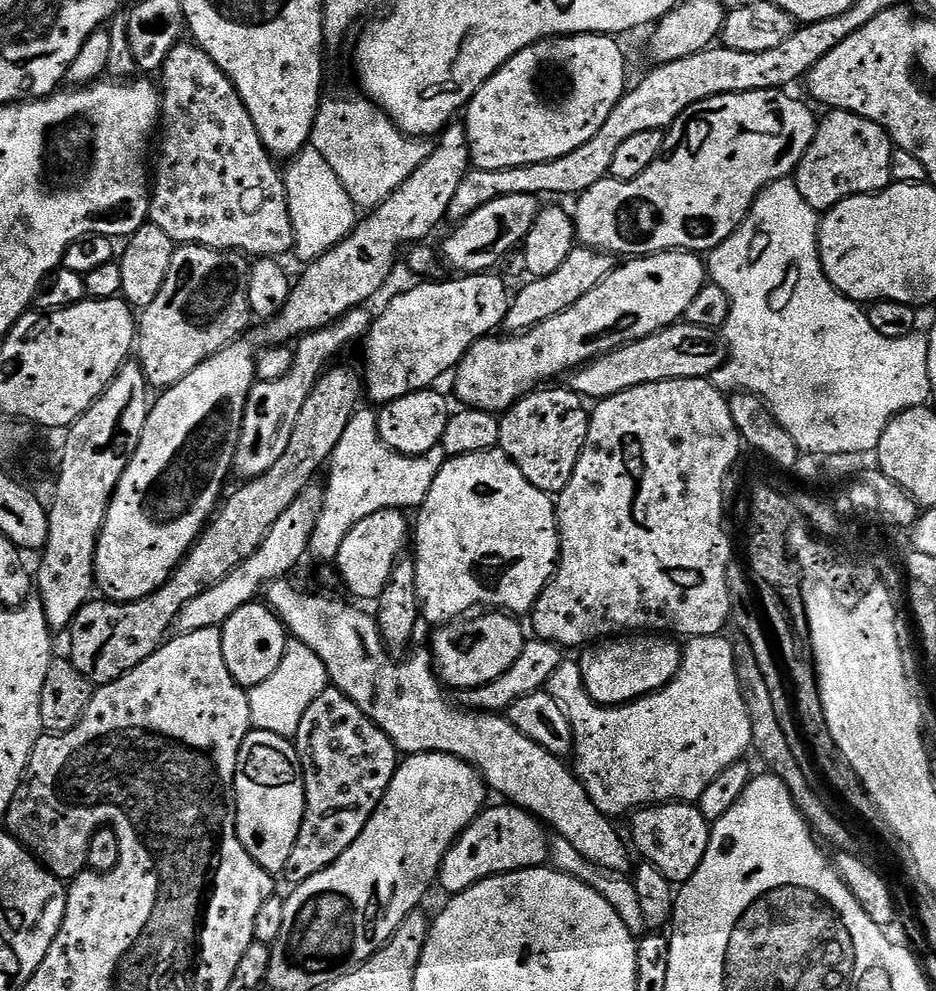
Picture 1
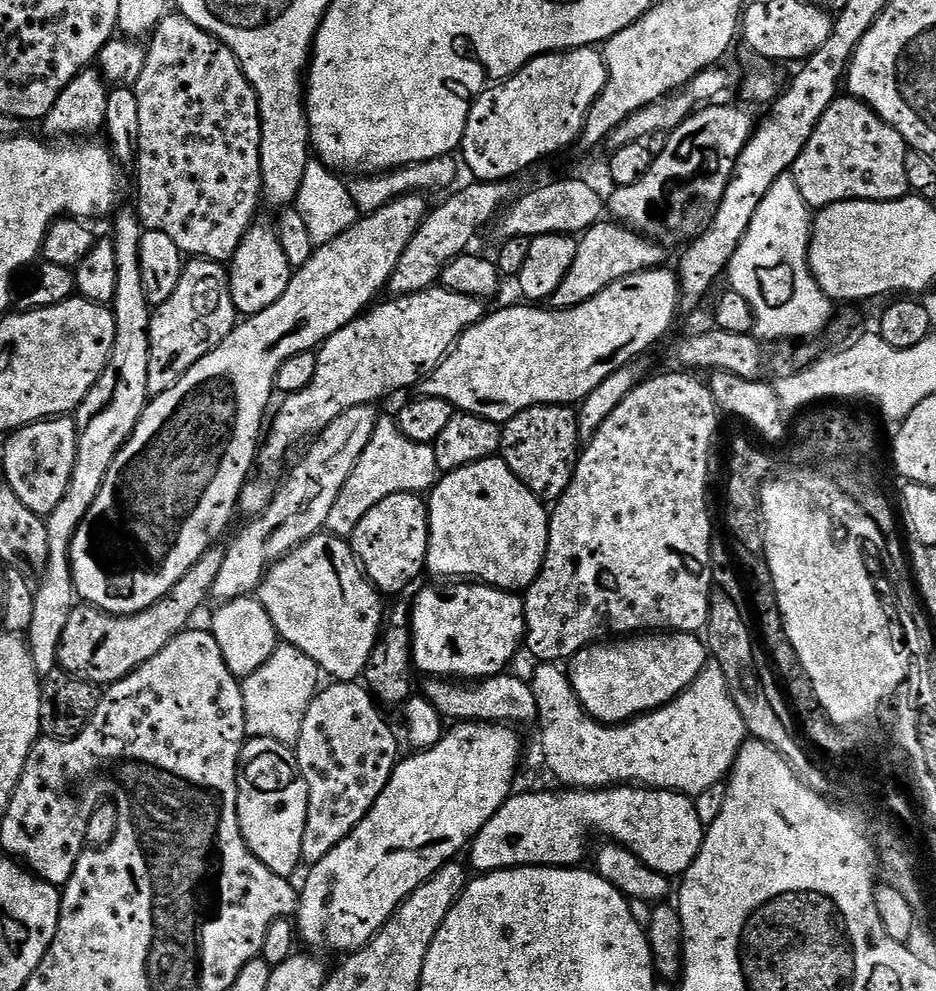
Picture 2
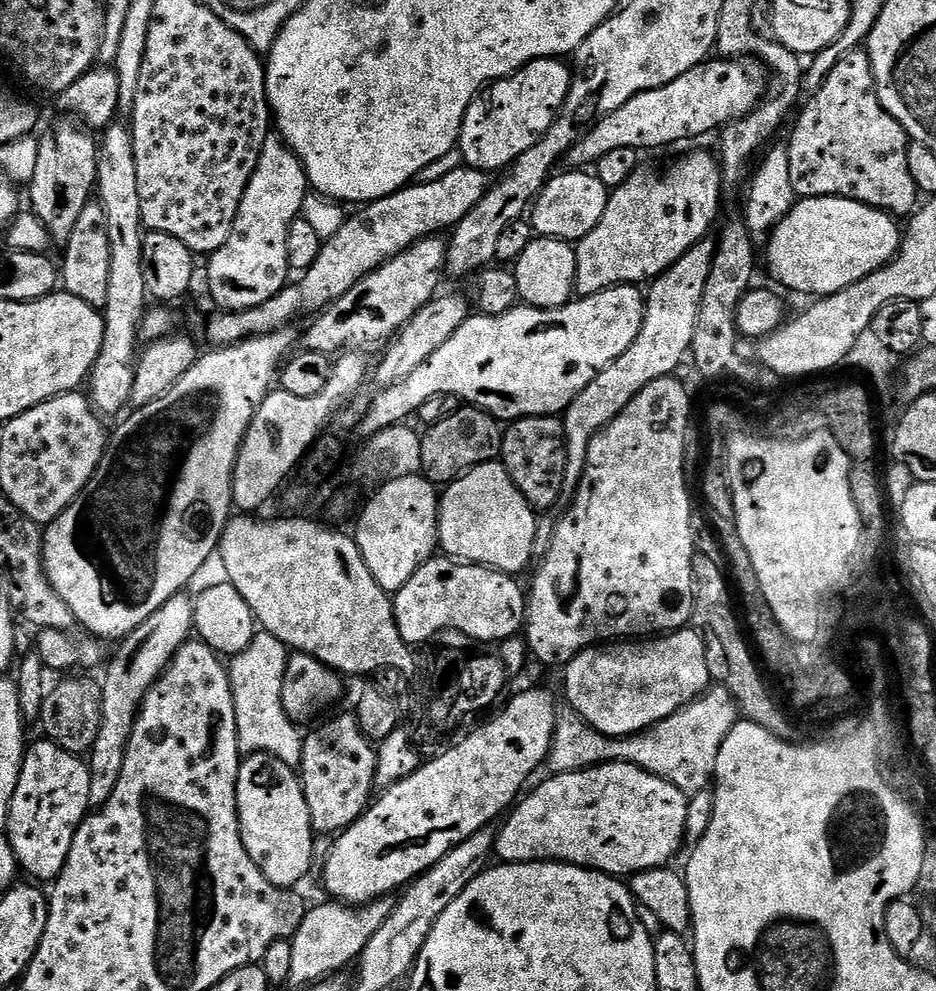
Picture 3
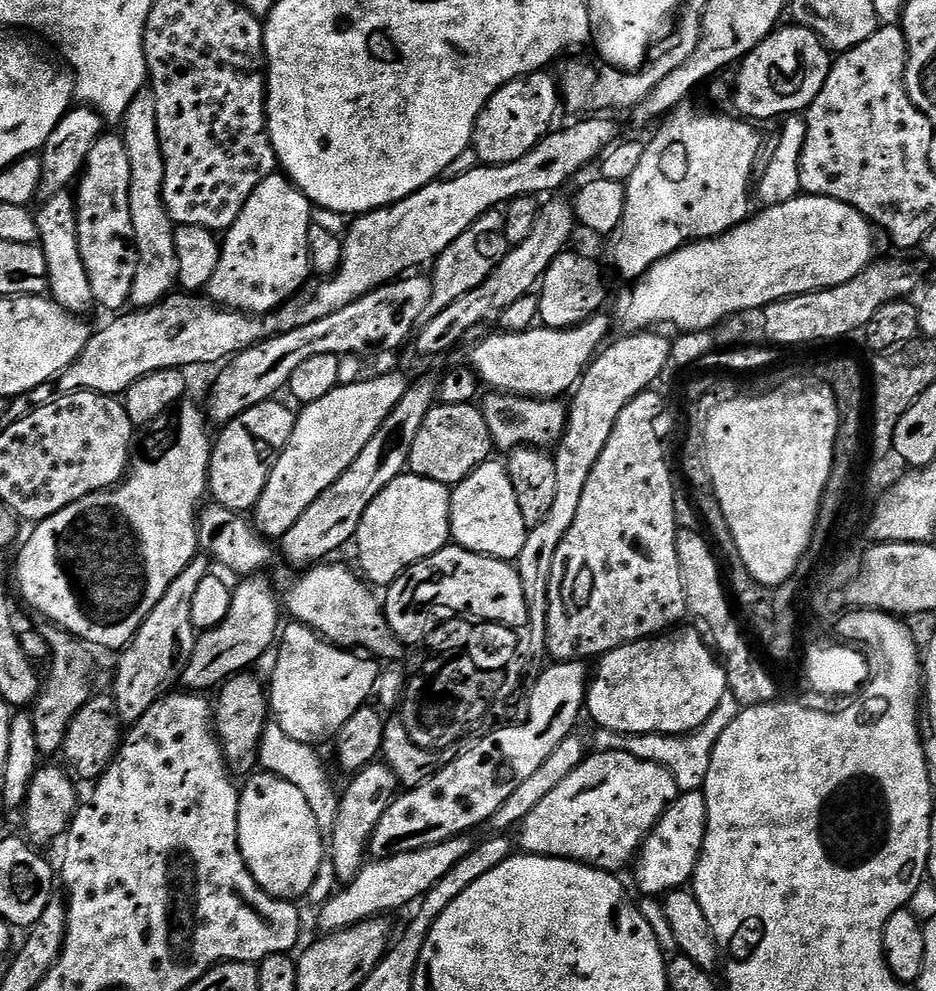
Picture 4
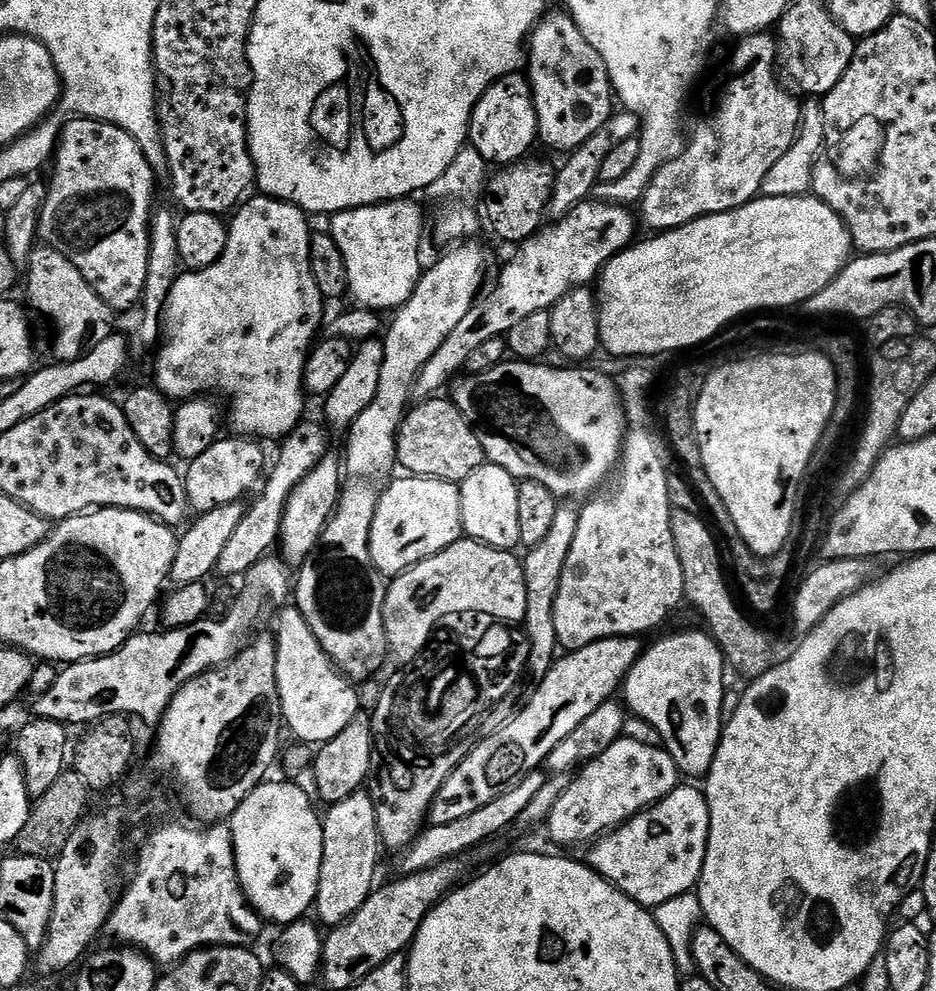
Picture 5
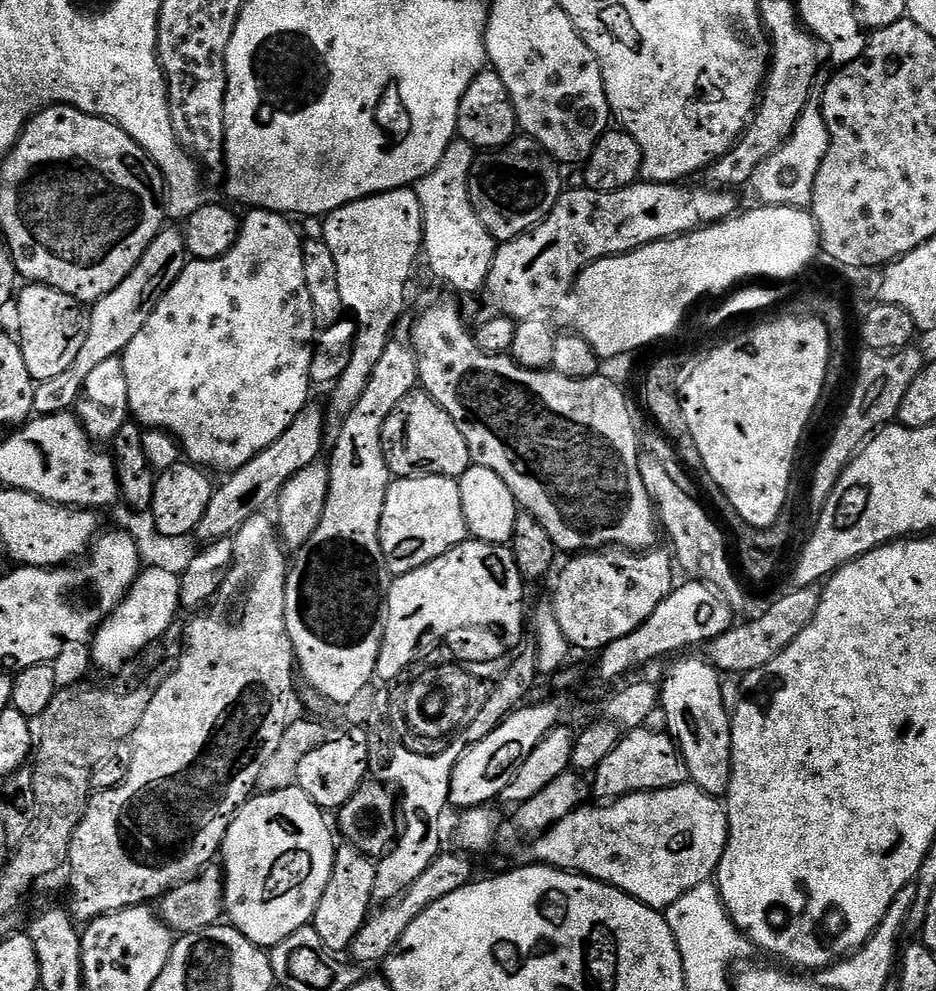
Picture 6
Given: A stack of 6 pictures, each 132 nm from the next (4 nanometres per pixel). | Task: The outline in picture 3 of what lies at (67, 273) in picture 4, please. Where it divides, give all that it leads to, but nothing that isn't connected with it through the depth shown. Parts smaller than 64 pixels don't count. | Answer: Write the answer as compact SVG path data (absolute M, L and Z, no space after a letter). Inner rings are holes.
M64 120L61 124L54 125L45 136L39 137L38 162L33 180L26 188L32 199L31 212L44 223L46 230L52 232L53 241L60 246L67 245L82 210L93 199L96 187L98 144L91 131L76 124Z

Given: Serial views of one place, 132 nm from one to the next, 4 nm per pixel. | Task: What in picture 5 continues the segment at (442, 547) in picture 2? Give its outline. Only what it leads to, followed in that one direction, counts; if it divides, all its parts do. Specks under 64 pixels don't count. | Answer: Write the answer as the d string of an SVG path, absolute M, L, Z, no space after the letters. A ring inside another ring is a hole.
M484 463L470 478L459 481L460 513L463 535L491 548L512 550L520 544L518 534L518 490L519 483L502 466Z

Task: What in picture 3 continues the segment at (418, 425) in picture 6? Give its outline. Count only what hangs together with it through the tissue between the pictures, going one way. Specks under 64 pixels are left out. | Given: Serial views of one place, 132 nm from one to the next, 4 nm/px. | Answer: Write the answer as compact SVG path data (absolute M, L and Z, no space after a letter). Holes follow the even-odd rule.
M461 406L457 412L450 414L450 418L442 418L442 422L429 424L423 429L420 437L420 472L424 479L433 484L447 486L474 466L495 461L503 441L501 421L489 416L481 408Z

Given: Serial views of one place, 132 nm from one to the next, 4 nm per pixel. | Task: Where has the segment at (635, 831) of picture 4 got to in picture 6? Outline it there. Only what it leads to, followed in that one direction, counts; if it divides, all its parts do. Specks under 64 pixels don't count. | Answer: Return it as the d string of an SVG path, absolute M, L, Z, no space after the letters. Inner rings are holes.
M642 727L621 735L618 746L614 746L610 755L597 766L590 780L590 788L597 801L611 802L635 792L653 792L686 783L689 783L686 762L676 741L667 732L655 732Z

